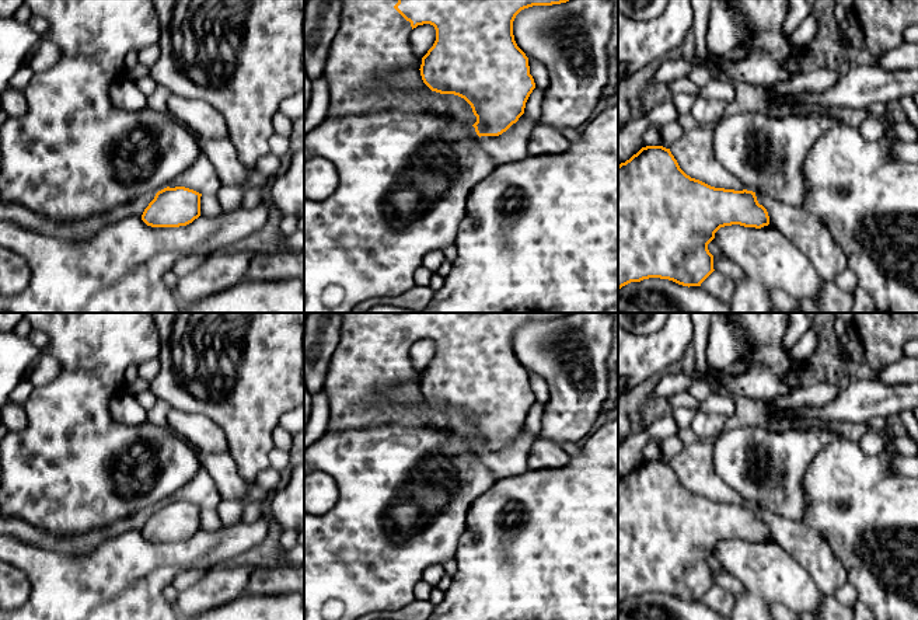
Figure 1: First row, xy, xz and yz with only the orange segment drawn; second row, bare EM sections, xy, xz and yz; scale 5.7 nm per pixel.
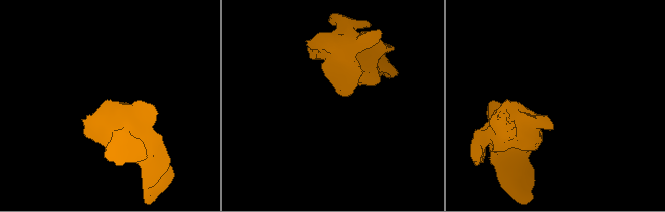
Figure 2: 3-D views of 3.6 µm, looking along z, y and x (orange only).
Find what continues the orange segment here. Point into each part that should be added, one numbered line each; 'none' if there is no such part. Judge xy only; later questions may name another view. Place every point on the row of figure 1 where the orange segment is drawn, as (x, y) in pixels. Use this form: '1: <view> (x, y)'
1: xy (202, 177)

